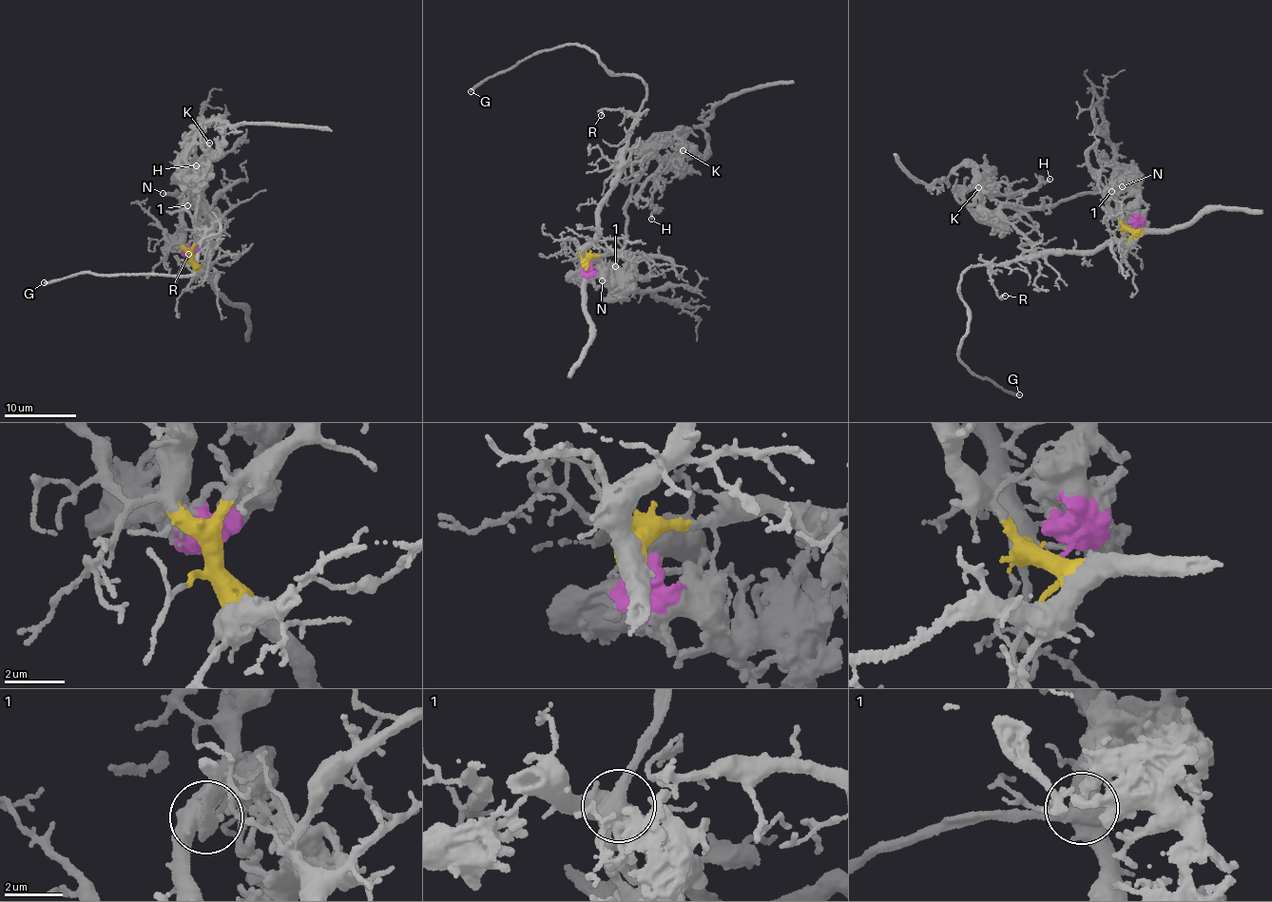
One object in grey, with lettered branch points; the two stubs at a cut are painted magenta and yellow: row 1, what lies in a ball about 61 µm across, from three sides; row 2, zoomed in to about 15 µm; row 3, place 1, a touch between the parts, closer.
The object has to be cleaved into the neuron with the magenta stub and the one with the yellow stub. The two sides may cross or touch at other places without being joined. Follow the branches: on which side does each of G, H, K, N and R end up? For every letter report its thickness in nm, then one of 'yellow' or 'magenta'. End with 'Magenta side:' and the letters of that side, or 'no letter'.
G: calibre 260 nm; yellow
H: calibre 180 nm; magenta
K: calibre 180 nm; magenta
N: calibre 260 nm; magenta
R: calibre 150 nm; yellow
Magenta side: H, K, N

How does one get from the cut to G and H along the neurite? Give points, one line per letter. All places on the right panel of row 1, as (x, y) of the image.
G: (1132, 228), (1133, 237), (1083, 253), (1050, 251), (965, 270), (969, 318), (958, 356), (975, 375), (1020, 395)
H: (1132, 228), (1127, 177), (1027, 209), (987, 212), (964, 198), (1050, 179)

